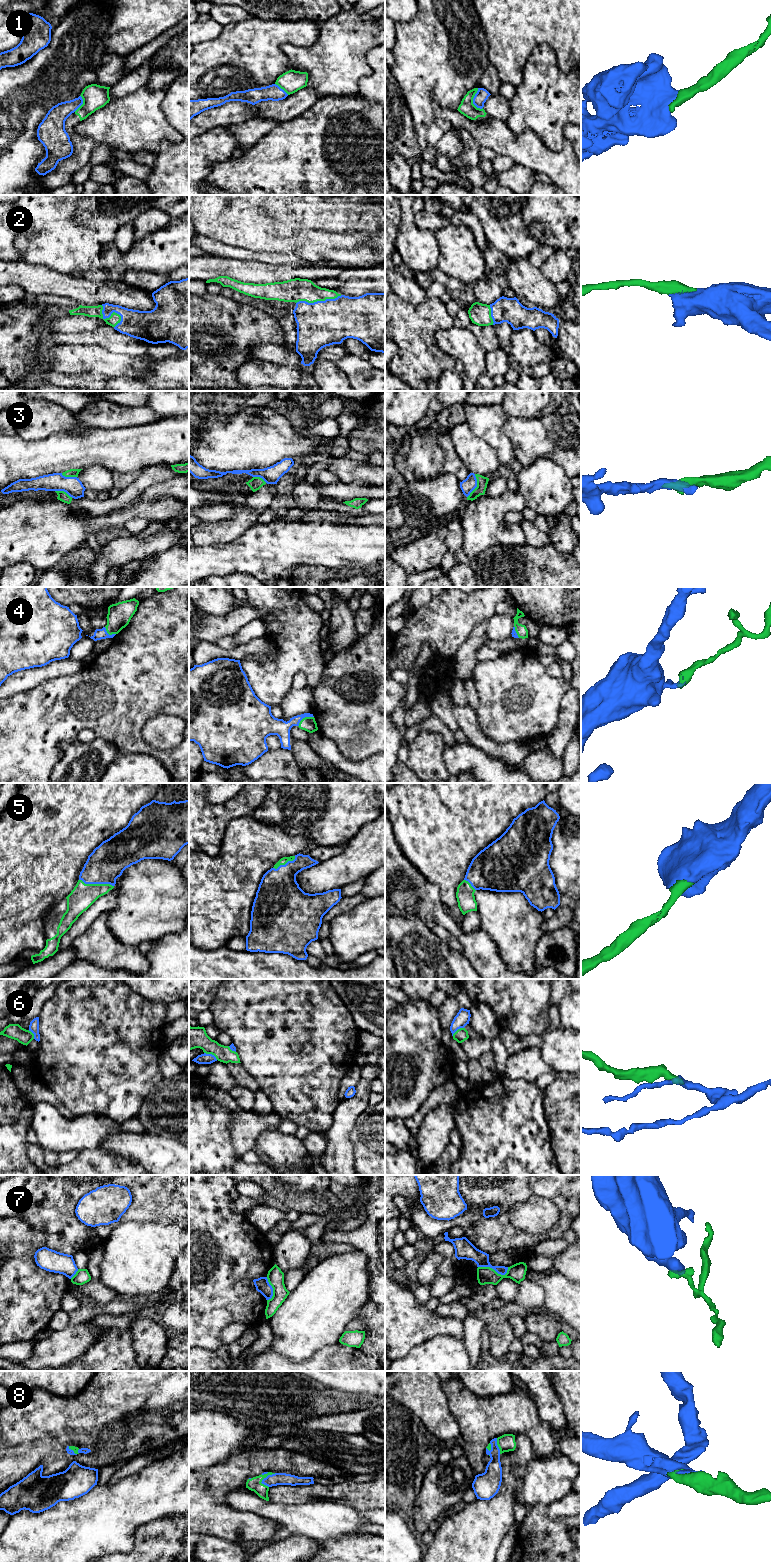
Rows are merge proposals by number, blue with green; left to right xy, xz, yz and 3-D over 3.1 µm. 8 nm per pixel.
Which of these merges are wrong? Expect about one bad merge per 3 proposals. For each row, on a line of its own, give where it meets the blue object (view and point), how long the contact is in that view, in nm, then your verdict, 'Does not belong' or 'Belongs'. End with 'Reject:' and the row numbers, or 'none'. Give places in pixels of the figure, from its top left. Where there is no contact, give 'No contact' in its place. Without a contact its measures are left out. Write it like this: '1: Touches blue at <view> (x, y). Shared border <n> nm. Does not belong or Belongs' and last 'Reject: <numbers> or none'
1: Touches blue at yz (473, 100). Shared border 180 nm. Does not belong
2: Touches blue at xz (318, 301). Shared border 380 nm. Belongs
3: Touches blue at yz (476, 486). Shared border 200 nm. Belongs
4: Touches blue at xz (304, 717). Shared border 150 nm. Belongs
5: Touches blue at xy (96, 883). Shared border 280 nm. Belongs
6: Touches blue at xz (211, 1054). Shared border 130 nm. Does not belong
7: Touches blue at yz (494, 1269). Shared border 240 nm. Does not belong
8: Touches blue at xz (268, 1475). Shared border 150 nm. Belongs
Reject: 1, 6, 7

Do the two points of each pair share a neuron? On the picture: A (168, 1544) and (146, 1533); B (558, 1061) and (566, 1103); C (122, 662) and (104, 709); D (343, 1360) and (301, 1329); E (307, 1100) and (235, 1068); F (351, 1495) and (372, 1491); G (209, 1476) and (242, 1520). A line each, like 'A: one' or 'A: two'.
A: one
B: two
C: one
D: two
E: two
F: one
G: one

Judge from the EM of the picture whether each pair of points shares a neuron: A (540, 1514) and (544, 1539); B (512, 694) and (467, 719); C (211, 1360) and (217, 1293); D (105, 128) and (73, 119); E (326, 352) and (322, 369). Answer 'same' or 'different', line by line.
A: same
B: different
C: different
D: different
E: different

